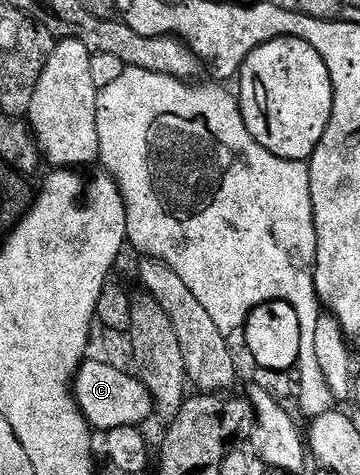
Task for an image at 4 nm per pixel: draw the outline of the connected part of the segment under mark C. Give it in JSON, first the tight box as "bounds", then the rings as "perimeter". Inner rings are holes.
{"bounds":[72,357,155,433],"perimeter":[[[93,357],[83,361],[78,369],[72,391],[86,421],[97,432],[107,433],[124,426],[143,426],[142,423],[153,418],[155,412],[154,399],[140,377],[130,375],[110,363],[96,361]]]}

